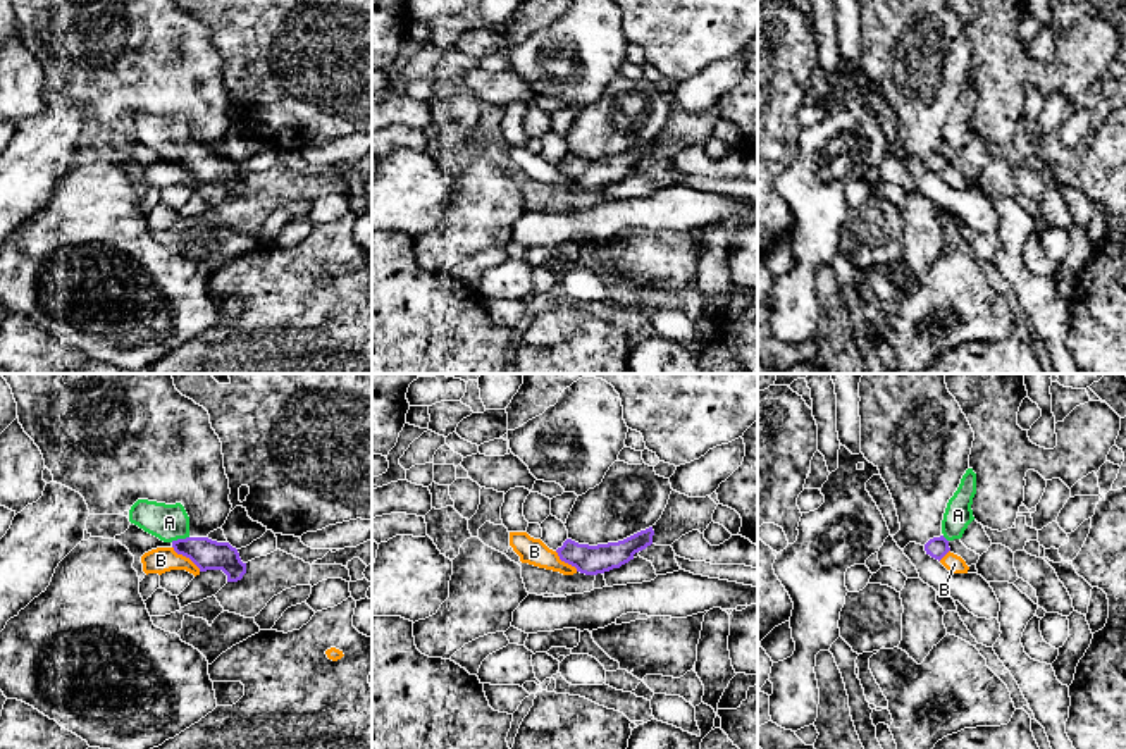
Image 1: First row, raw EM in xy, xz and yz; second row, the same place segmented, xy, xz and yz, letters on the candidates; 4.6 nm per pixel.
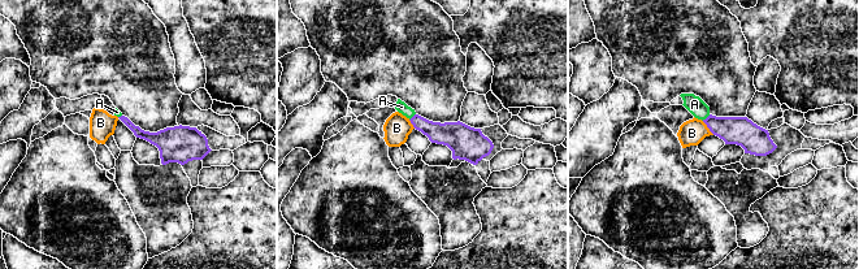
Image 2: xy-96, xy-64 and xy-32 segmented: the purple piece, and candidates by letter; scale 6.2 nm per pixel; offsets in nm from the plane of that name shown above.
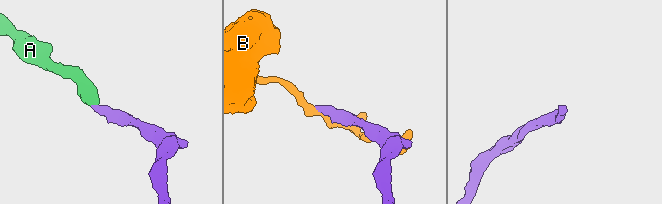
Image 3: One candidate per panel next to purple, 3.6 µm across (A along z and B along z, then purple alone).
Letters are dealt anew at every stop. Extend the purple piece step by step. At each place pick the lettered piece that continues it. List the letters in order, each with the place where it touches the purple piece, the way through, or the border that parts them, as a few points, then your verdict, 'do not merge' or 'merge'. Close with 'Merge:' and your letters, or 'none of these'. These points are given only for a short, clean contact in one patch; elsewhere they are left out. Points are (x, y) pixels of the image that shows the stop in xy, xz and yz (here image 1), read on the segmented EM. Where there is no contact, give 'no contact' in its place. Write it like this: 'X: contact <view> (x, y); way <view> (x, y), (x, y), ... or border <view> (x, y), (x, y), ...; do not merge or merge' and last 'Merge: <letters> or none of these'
A: contact xy (179, 539); way xy (207, 555), (186, 546), (179, 539), (169, 522); merge
B: contact xy (186, 557); border xy (173, 546), (200, 570); do not merge
Merge: A

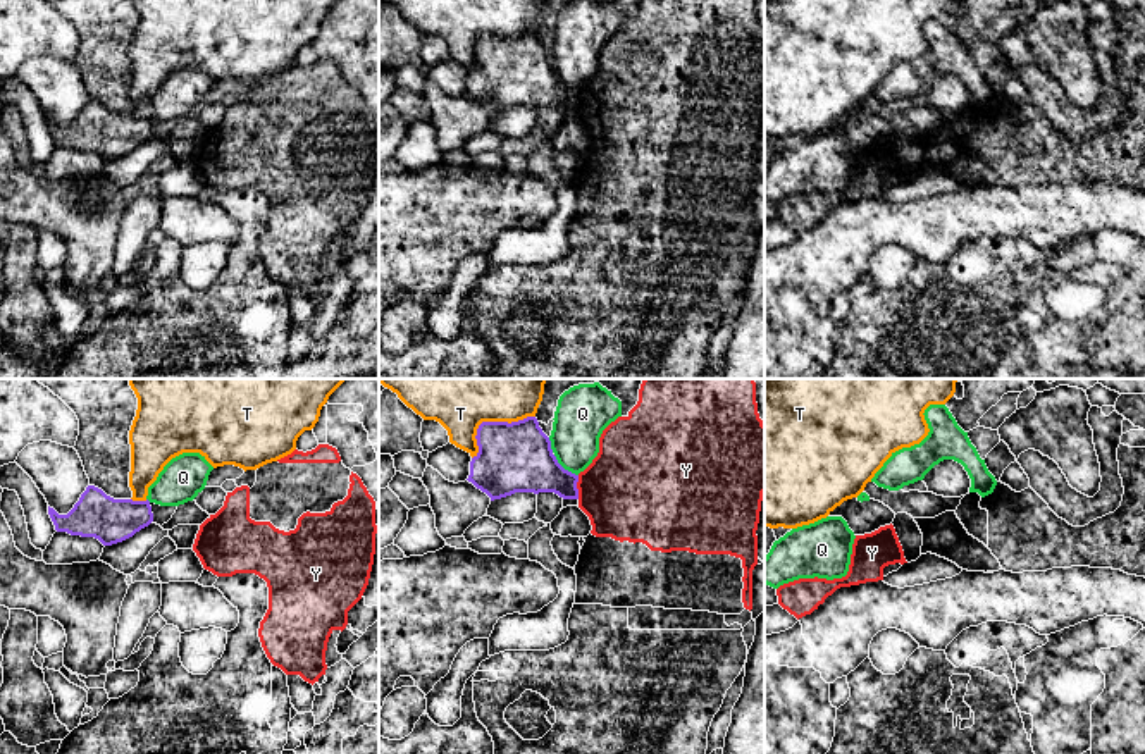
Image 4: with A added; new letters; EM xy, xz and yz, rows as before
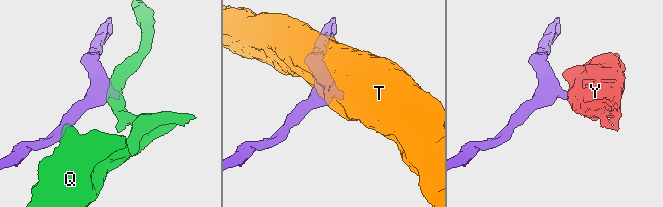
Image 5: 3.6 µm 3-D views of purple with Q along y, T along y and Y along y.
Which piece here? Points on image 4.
Q: contact xz (563, 469); border xz (553, 455), (565, 469), (577, 475); do not merge
T: contact xz (489, 422); do not merge
Y: contact xz (575, 488); do not merge
Merge: none of these

